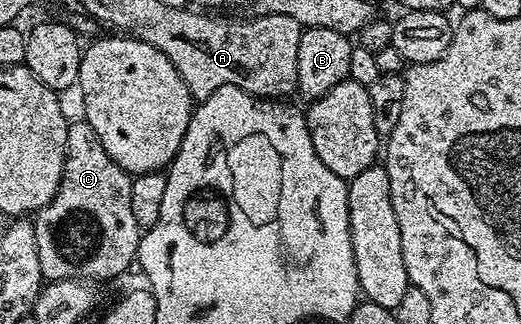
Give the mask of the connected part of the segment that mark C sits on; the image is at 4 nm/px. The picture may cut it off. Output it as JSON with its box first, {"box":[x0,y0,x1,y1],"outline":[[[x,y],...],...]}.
{"box":[32,121,142,280],"outline":[[[87,121],[69,123],[66,137],[66,161],[64,172],[60,178],[54,197],[41,209],[35,212],[32,228],[34,241],[38,243],[38,265],[40,274],[45,280],[53,279],[112,279],[120,275],[128,266],[137,262],[136,251],[140,248],[142,228],[134,221],[134,213],[130,206],[130,185],[133,176],[123,171],[102,149],[102,141],[98,141],[98,133]]]}

